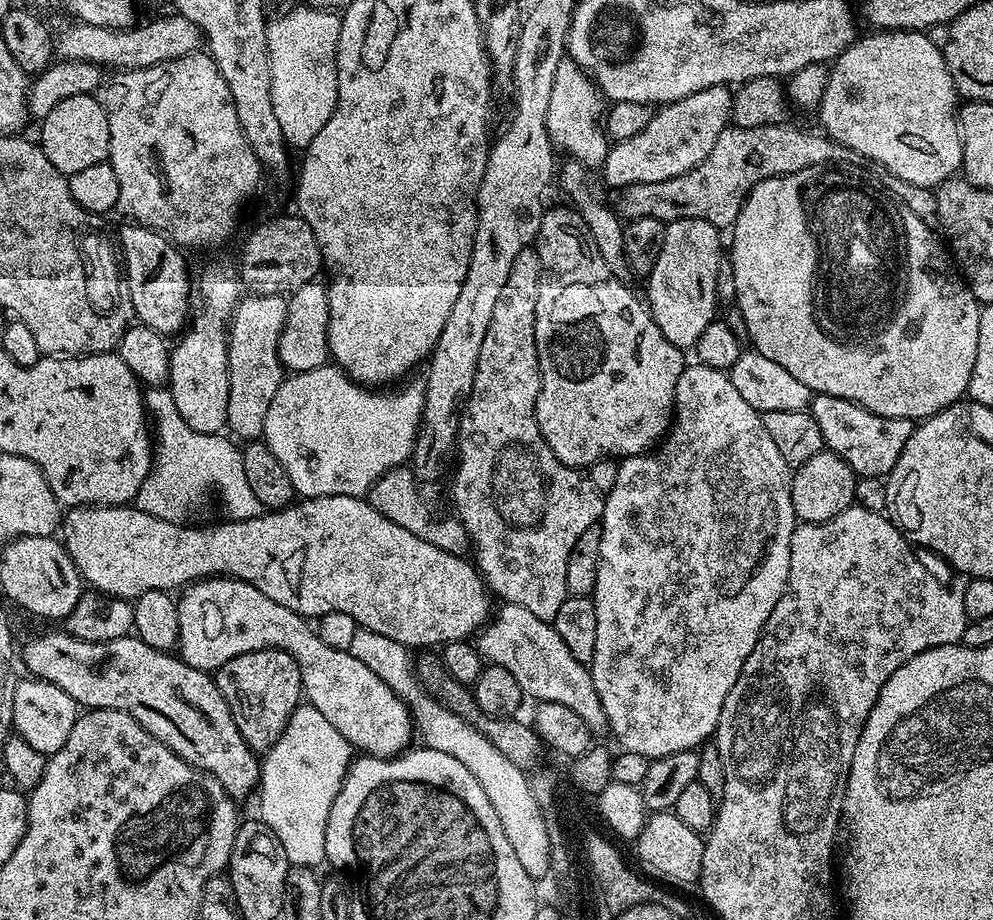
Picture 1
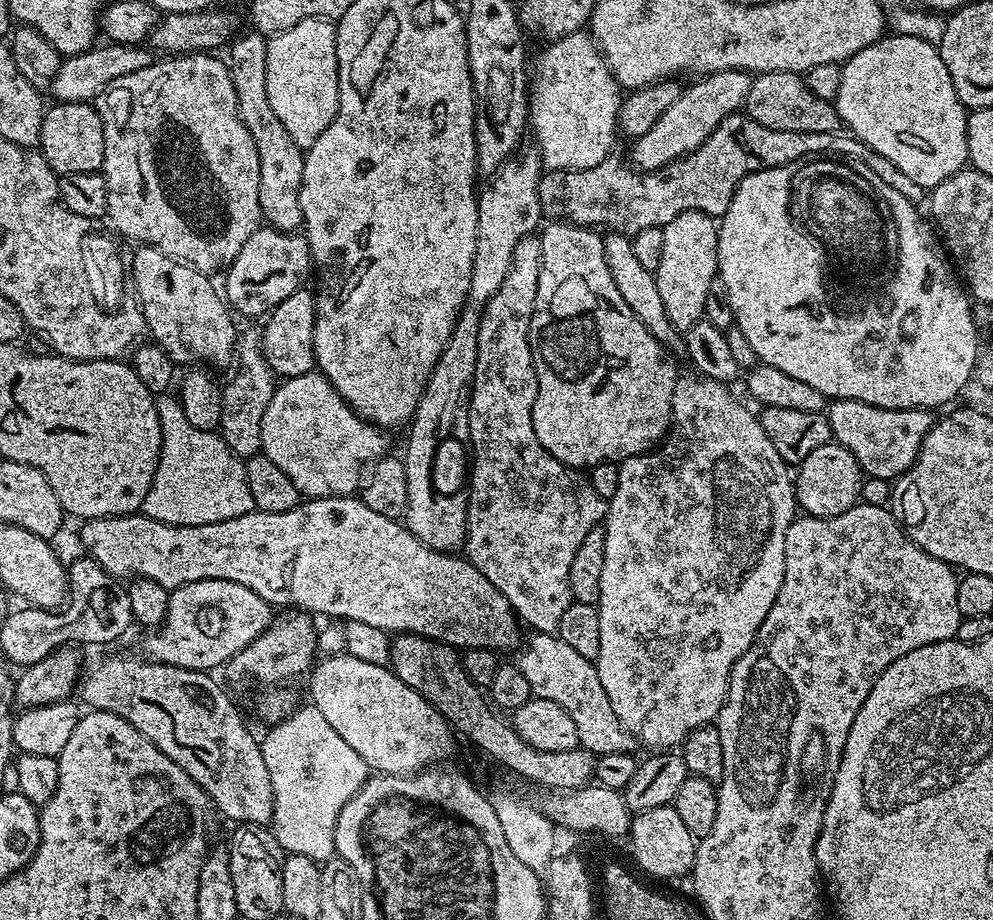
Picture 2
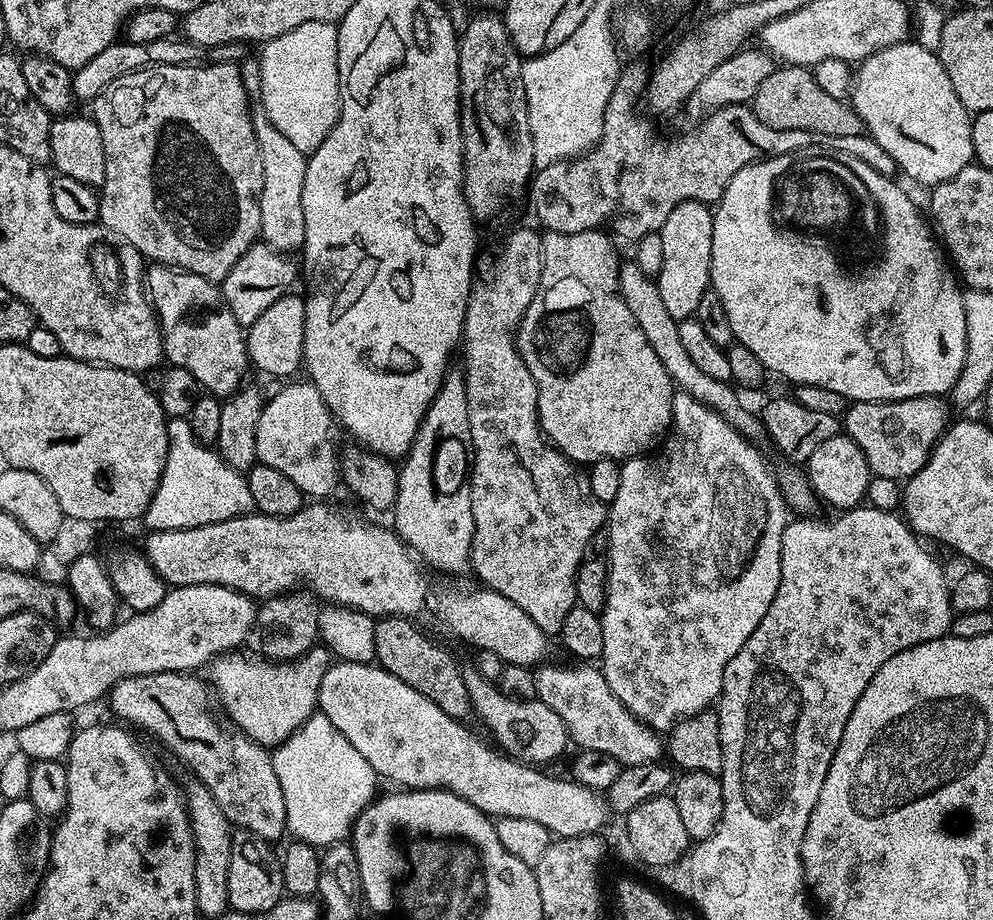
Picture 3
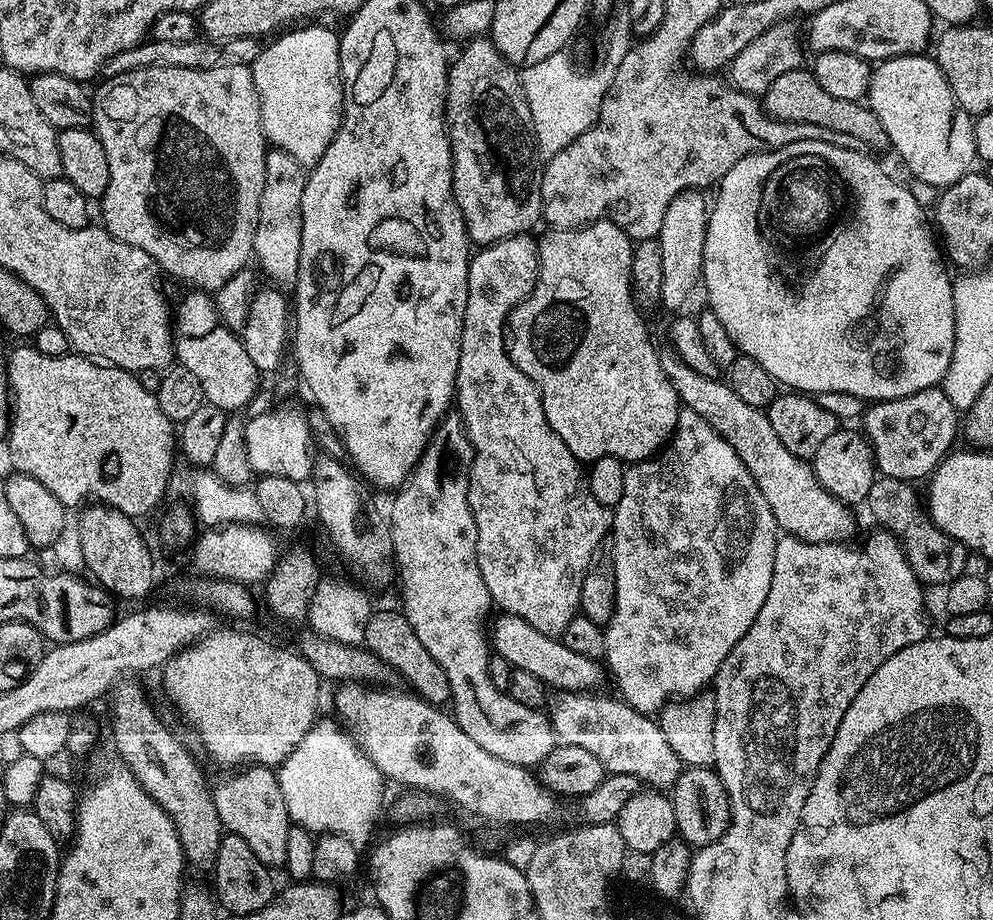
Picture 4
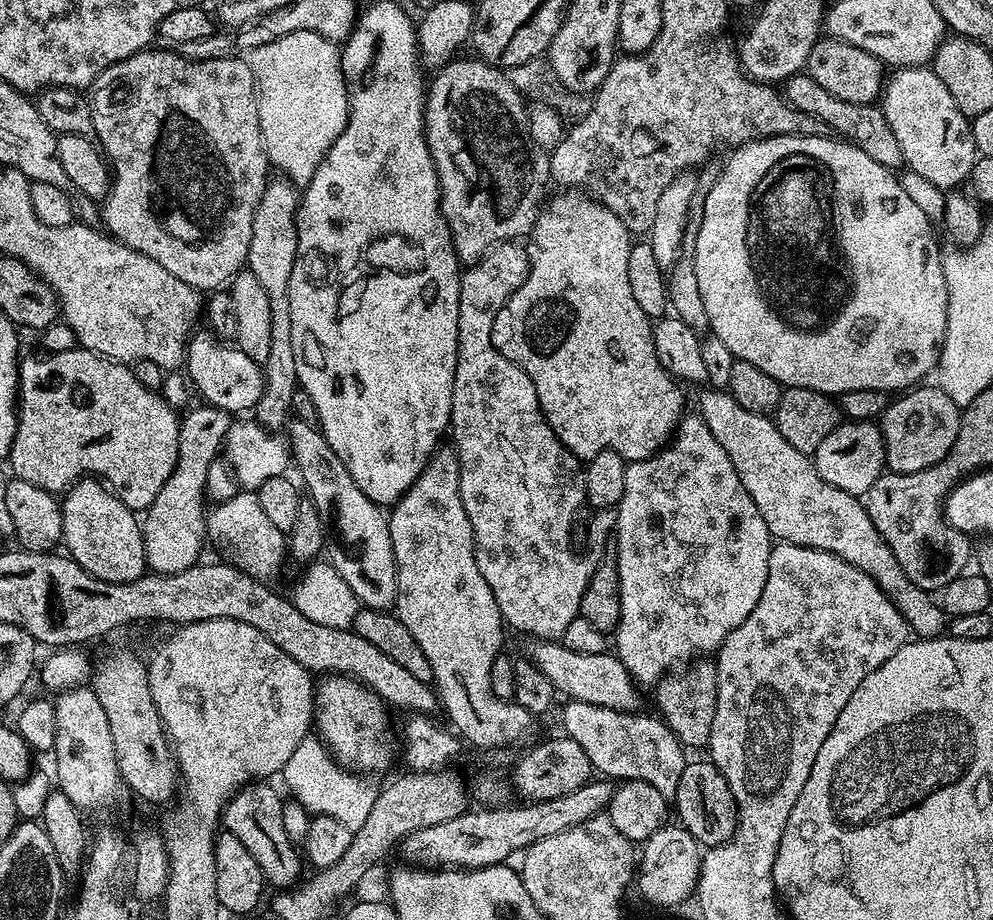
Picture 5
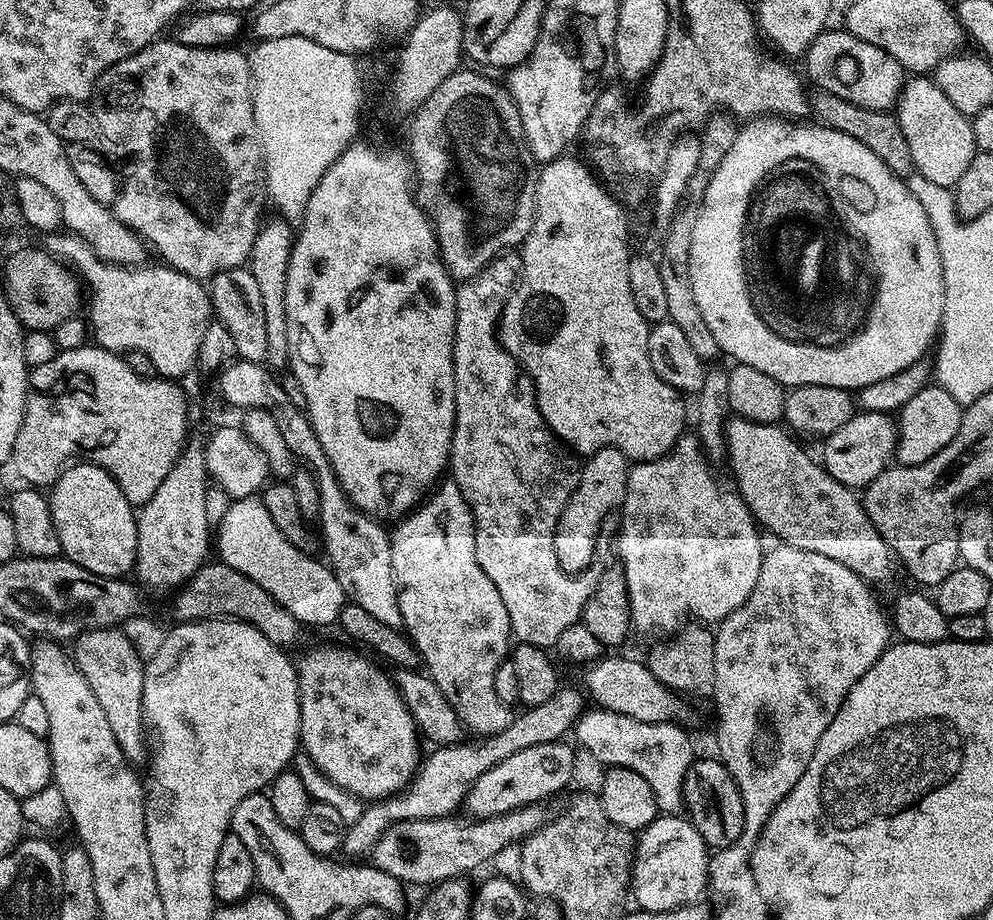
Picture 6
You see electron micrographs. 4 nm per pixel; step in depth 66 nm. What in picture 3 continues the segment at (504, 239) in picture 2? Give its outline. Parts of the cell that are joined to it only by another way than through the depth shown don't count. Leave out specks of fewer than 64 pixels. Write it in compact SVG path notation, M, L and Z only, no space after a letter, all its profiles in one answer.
M449 370L444 373L444 381L440 384L438 394L432 399L408 454L399 465L396 502L390 509L393 520L391 523L396 535L429 569L437 568L440 571L437 573L440 574L464 574L460 572L467 573L470 568L472 539L476 529L474 510L470 502L470 473L473 461L471 438L464 373L460 370Z

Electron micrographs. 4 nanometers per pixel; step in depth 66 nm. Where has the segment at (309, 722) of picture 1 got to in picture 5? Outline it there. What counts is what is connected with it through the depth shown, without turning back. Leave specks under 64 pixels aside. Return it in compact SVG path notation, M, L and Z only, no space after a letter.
M312 734L298 742L298 750L290 754L290 762L286 762L282 779L292 791L291 799L297 800L308 813L338 818L342 826L353 830L359 829L366 822L378 793L377 786L368 781L371 779L341 766L332 757L324 741Z

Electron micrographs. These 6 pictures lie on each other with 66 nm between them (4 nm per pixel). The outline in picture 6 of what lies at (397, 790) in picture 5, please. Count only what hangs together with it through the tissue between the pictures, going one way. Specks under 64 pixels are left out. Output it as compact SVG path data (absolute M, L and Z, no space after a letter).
M500 732L489 733L468 744L466 742L449 748L434 749L436 751L429 758L427 755L412 783L404 792L396 793L385 800L375 801L365 807L364 814L349 827L349 832L344 838L343 857L352 862L365 859L376 839L390 824L406 820L445 819L453 815L452 812L463 805L470 784L490 766L510 758L511 753L508 752L508 748L496 748L496 744L500 744Z

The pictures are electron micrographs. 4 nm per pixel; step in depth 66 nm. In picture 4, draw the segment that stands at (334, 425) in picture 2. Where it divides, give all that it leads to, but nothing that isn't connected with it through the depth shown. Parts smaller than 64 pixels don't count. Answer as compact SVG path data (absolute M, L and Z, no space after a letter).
M303 407L276 408L273 412L260 412L257 416L247 417L244 441L246 458L250 458L253 473L260 476L281 476L297 482L307 481L311 477L314 441Z

